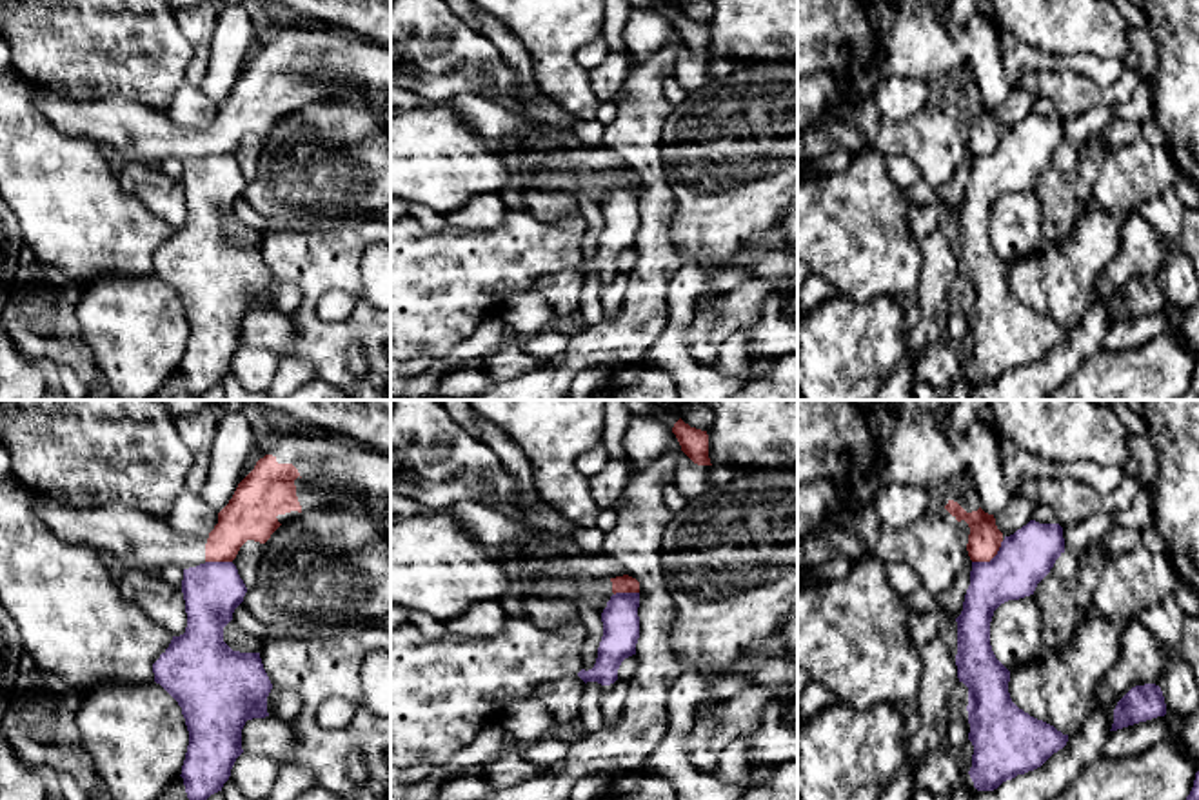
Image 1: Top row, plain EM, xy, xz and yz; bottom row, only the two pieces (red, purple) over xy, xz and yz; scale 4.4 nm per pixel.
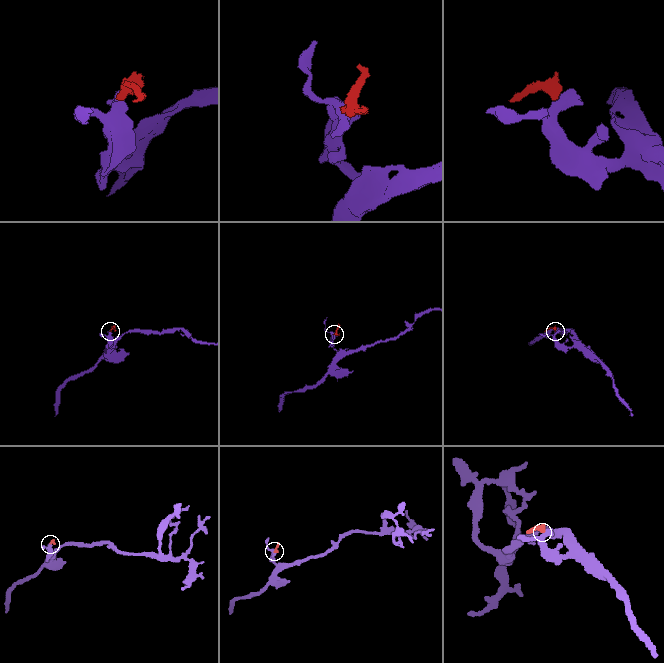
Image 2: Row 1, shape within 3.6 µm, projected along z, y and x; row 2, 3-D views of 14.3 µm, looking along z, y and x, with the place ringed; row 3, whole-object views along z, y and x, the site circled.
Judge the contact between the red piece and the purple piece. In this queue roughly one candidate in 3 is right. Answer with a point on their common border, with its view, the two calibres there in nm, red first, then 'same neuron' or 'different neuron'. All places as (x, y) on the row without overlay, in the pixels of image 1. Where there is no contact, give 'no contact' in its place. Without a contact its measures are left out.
contact yz (990, 151); calibres 150 and 240 nm; different neuron

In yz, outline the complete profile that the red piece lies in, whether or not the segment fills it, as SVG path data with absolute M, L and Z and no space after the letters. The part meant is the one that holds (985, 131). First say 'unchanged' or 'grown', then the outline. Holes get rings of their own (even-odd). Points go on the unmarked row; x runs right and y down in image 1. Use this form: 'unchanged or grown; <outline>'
unchanged; M948 93L945 102L957 113L965 113L970 120L966 144L972 155L990 155L1003 135L1003 125L996 118L994 107L977 104L966 105L957 95Z

